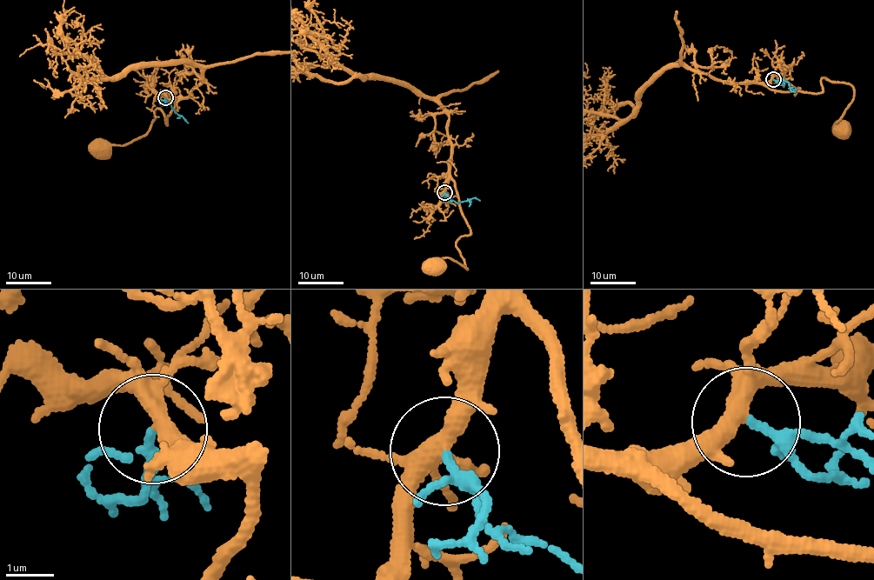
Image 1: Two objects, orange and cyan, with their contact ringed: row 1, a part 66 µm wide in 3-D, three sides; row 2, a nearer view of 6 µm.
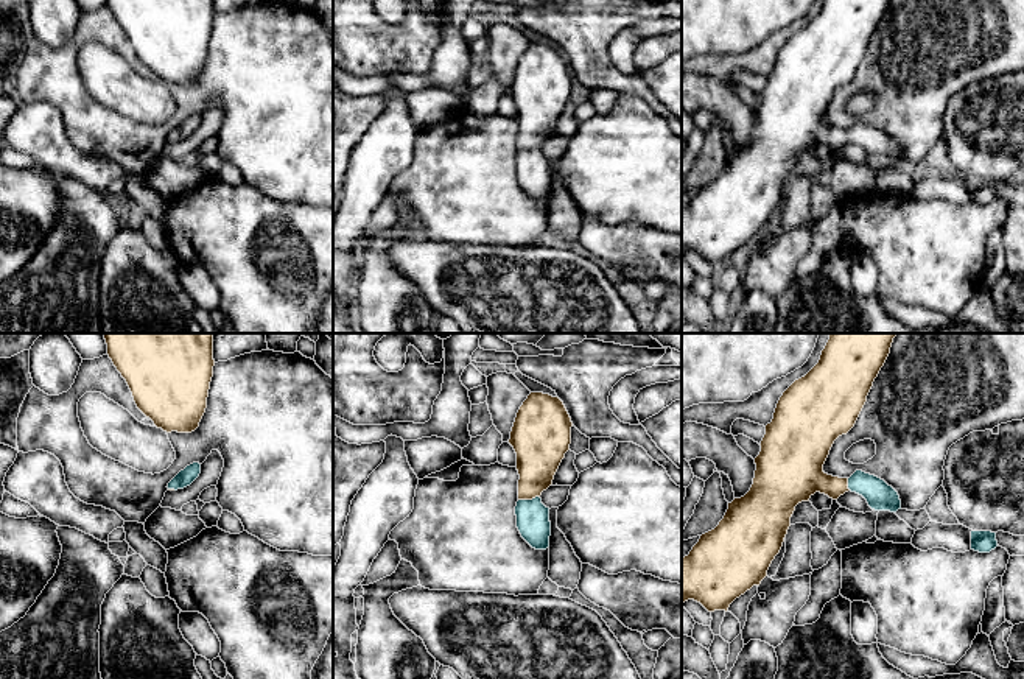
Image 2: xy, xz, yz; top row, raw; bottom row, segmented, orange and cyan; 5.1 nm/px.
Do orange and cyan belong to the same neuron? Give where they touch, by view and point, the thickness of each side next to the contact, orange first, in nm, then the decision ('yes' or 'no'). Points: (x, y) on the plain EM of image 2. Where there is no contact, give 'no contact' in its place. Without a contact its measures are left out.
contact xz (528, 150); calibres 240 and 180 nm; yes

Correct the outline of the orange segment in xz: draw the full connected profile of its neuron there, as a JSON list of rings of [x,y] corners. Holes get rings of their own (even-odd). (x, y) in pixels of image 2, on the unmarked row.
[[[531,44],[520,58],[510,83],[509,95],[517,104],[517,121],[520,126],[515,157],[517,179],[521,188],[535,201],[549,198],[549,159],[542,154],[540,146],[552,135],[554,126],[570,101],[571,78],[571,69],[559,48]]]

